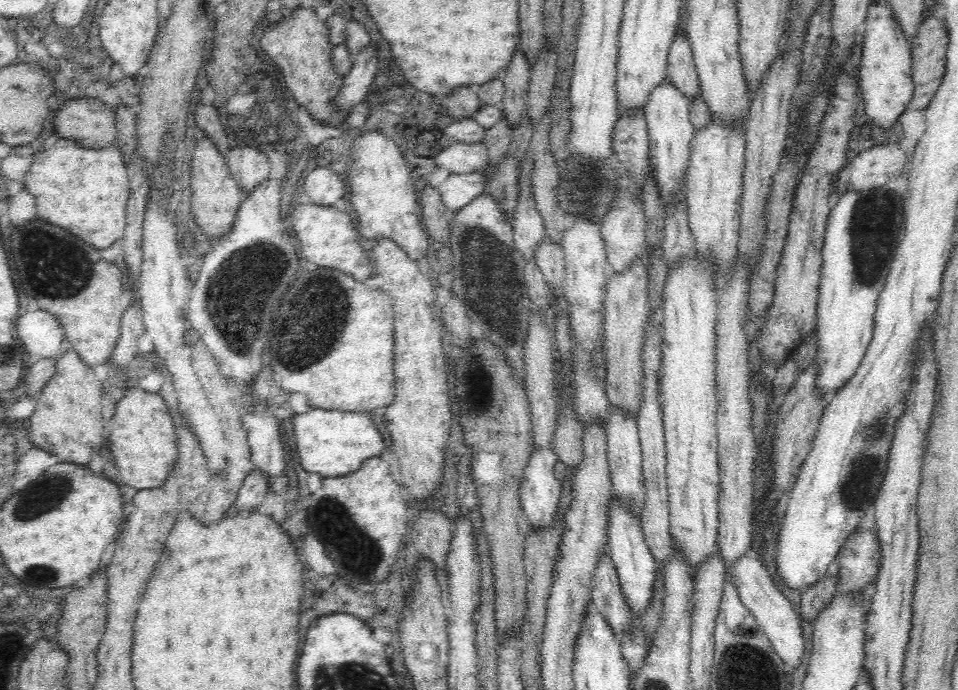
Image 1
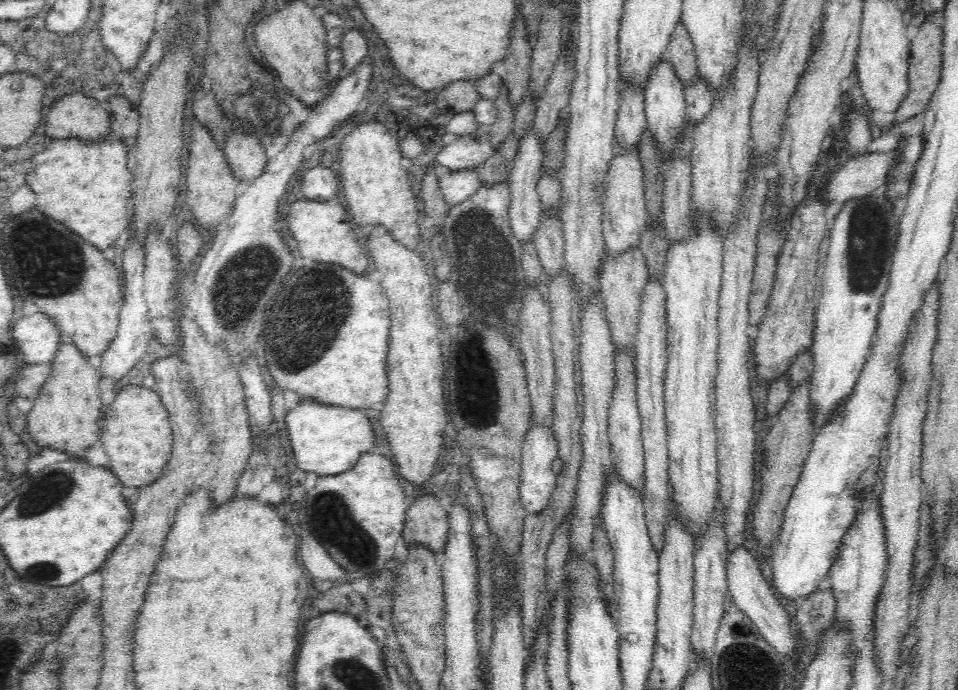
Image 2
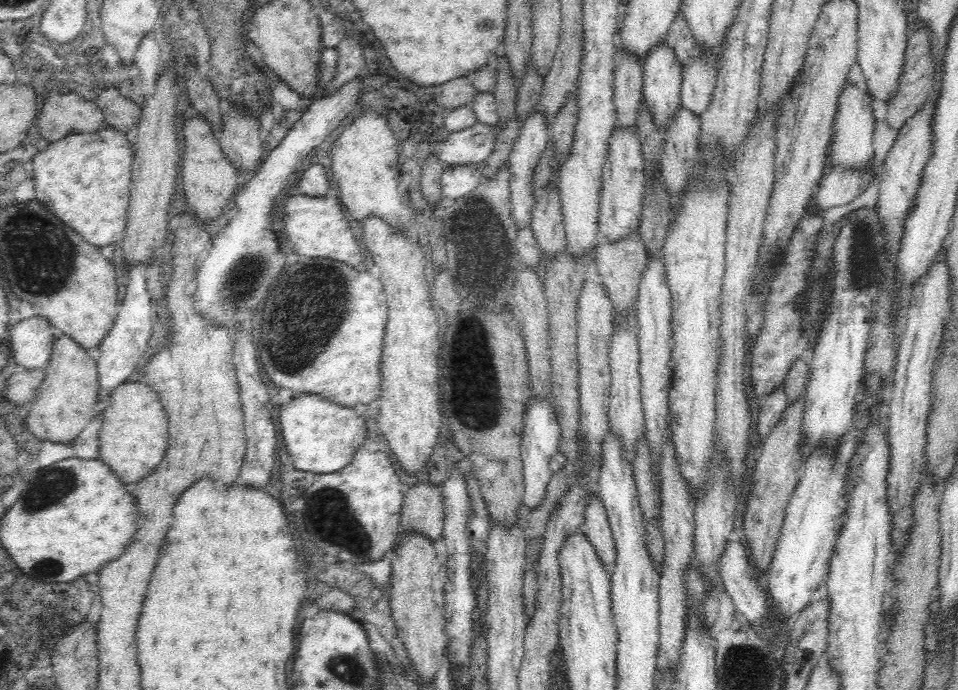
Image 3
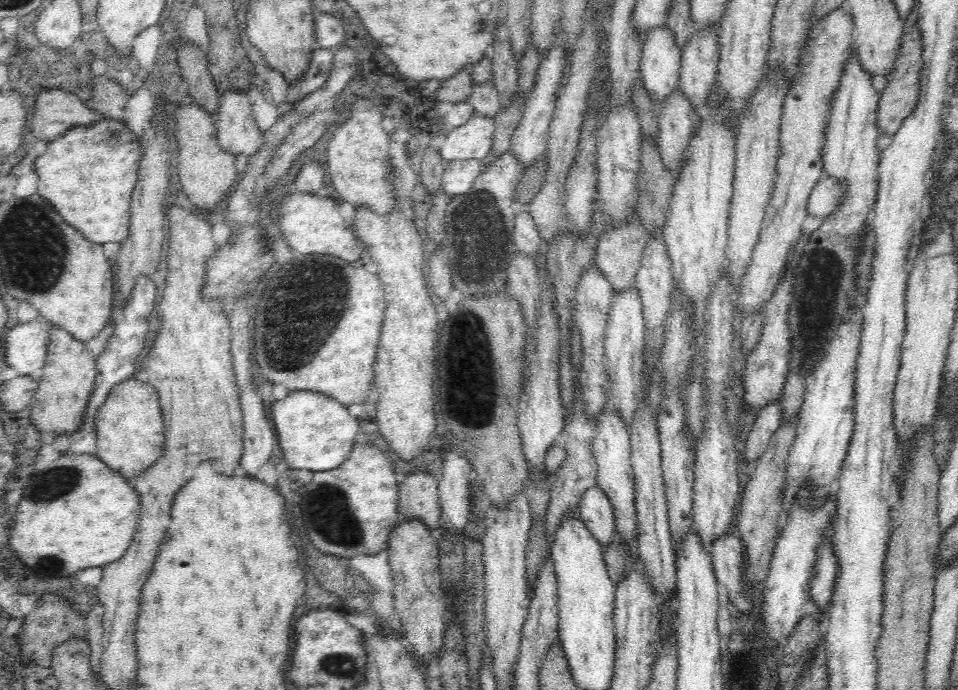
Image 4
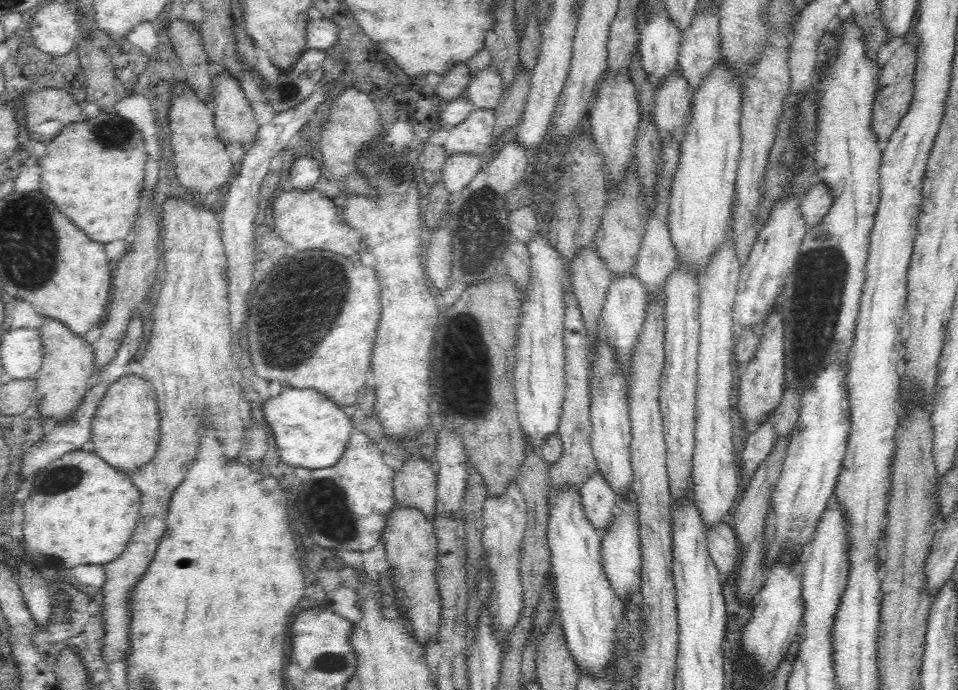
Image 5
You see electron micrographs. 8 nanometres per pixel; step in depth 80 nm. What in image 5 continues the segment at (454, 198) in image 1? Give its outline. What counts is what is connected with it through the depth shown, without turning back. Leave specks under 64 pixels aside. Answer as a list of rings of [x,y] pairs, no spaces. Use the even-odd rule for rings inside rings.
[[[471,152],[448,155],[441,176],[441,181],[448,193],[460,193],[463,188],[466,188],[477,175],[480,166],[479,156]]]

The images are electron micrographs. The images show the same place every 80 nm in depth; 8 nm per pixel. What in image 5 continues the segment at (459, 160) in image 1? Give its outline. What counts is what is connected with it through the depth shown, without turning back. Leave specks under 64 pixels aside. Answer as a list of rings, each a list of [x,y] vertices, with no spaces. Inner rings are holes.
[[[475,108],[467,118],[454,128],[447,128],[448,135],[442,144],[446,154],[471,152],[482,154],[484,146],[492,139],[496,126],[494,108]]]

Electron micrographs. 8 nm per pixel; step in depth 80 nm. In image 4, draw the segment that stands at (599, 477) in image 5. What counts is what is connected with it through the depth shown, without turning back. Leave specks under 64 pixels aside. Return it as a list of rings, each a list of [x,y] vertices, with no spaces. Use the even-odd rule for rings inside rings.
[[[597,484],[590,486],[580,498],[578,511],[586,528],[606,547],[616,536],[615,510],[606,493]]]

